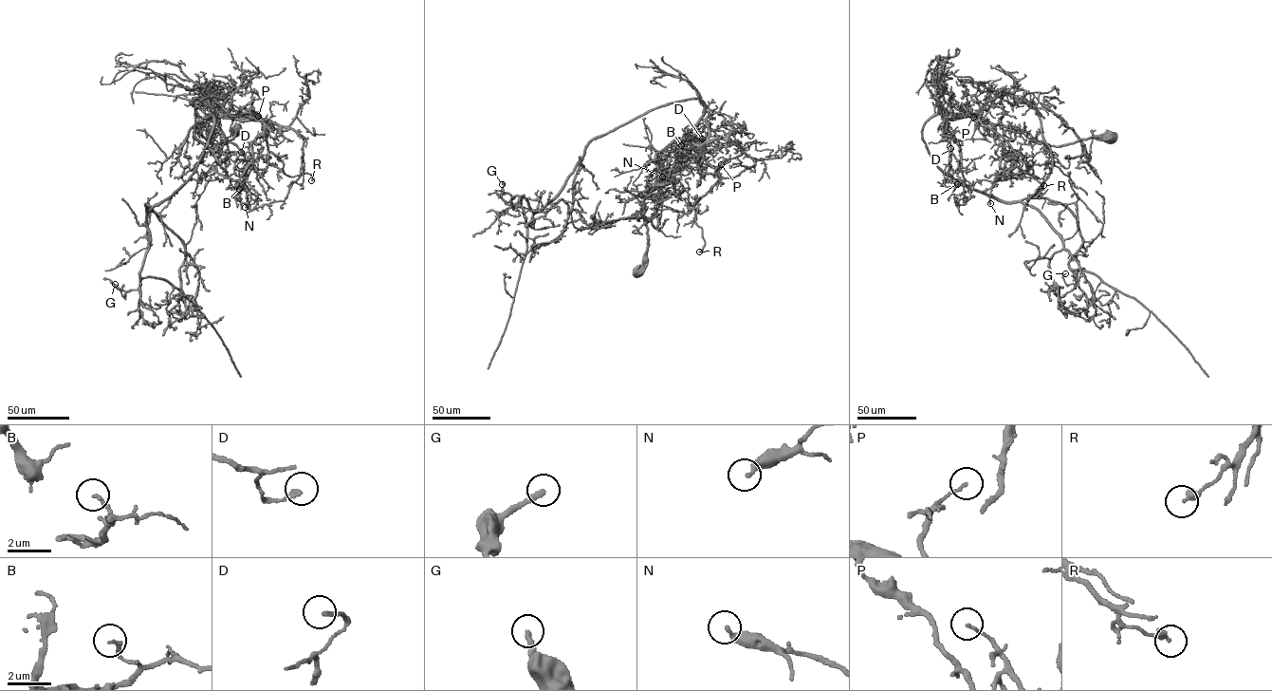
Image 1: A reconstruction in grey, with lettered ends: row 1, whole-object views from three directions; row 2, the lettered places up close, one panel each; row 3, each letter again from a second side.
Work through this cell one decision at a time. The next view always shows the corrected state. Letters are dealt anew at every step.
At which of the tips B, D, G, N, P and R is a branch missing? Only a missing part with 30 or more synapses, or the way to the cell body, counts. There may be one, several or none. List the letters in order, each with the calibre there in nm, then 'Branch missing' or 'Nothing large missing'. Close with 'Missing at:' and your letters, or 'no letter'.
B: Thickness 120 nm. Nothing large missing
D: Thickness 180 nm. Nothing large missing
G: Thickness 240 nm. Nothing large missing
N: Thickness 320 nm. Nothing large missing
P: Thickness 120 nm. Nothing large missing
R: Thickness 280 nm. Nothing large missing
Missing at: no letter

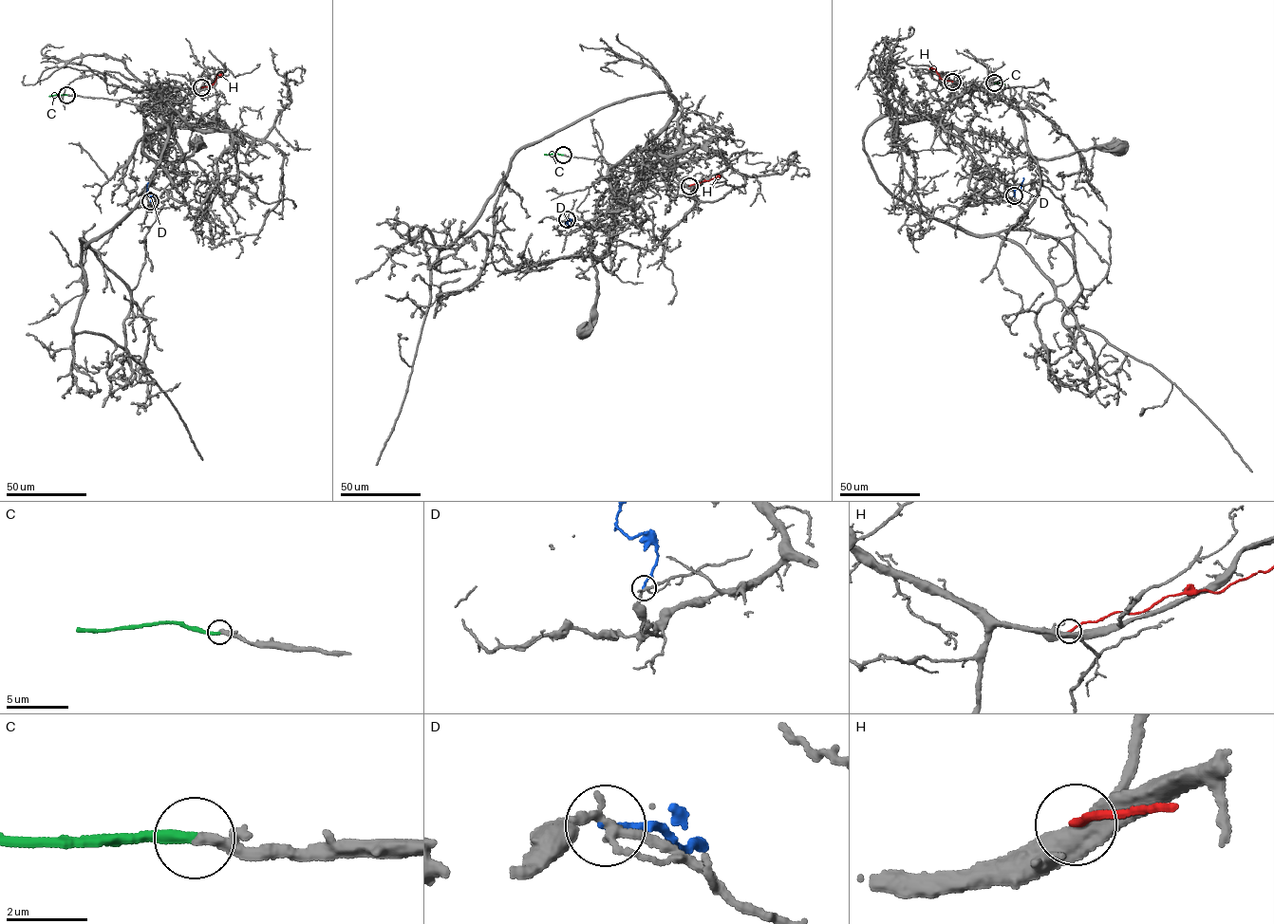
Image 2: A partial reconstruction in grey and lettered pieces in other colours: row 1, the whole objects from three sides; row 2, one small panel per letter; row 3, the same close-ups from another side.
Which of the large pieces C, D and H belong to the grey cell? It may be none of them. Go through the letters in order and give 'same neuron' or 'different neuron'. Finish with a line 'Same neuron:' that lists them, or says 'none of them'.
C: same neuron
D: different neuron
H: different neuron
Same neuron: C

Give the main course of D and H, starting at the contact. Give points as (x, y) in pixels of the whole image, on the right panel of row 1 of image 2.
D: (1014, 195), (1023, 177)
H: (952, 82), (941, 79), (930, 67)

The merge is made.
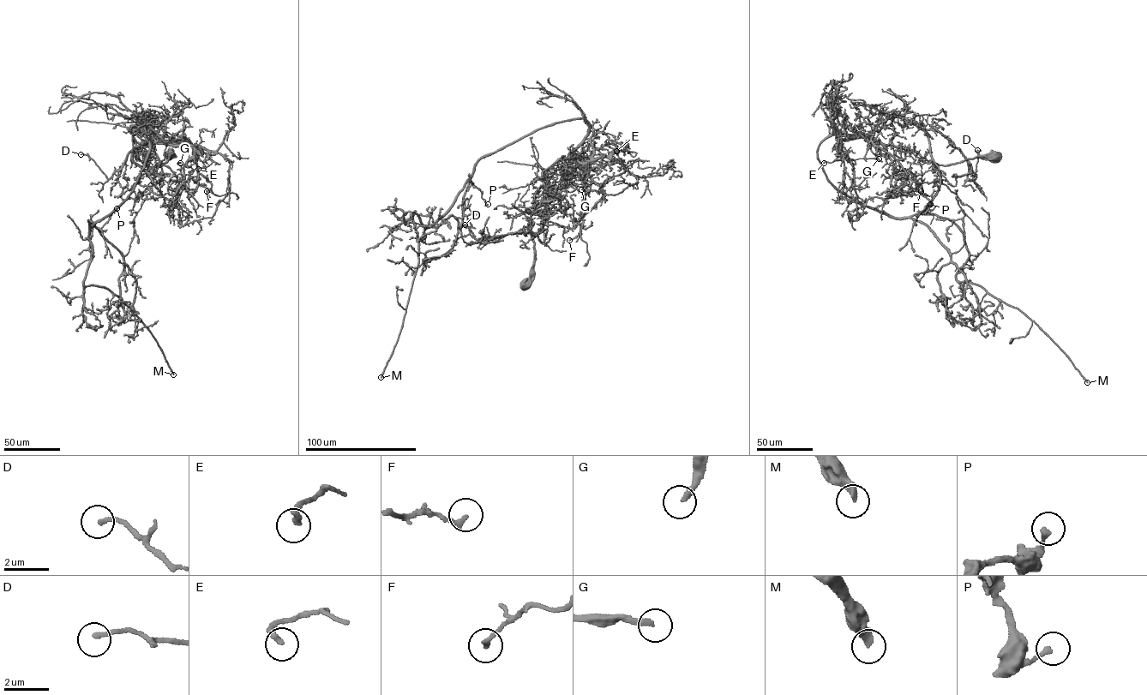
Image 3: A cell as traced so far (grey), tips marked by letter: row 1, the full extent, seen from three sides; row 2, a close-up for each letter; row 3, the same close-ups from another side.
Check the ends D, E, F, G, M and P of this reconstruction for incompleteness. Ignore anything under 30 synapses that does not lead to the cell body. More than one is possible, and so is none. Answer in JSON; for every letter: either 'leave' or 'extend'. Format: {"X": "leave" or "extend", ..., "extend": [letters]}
{"D": "leave", "E": "leave", "F": "leave", "G": "extend", "M": "extend", "P": "leave", "extend": ["G", "M"]}

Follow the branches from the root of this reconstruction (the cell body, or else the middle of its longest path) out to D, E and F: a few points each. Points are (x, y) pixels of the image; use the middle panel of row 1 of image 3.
D: (523, 284), (534, 194), (549, 167), (570, 162), (537, 232), (477, 239), (465, 224)
E: (523, 284), (533, 264), (530, 220), (544, 173), (563, 158), (585, 163), (607, 157), (626, 169), (616, 151)
F: (523, 284), (533, 264), (534, 194), (563, 158), (580, 162), (603, 193), (569, 240)

